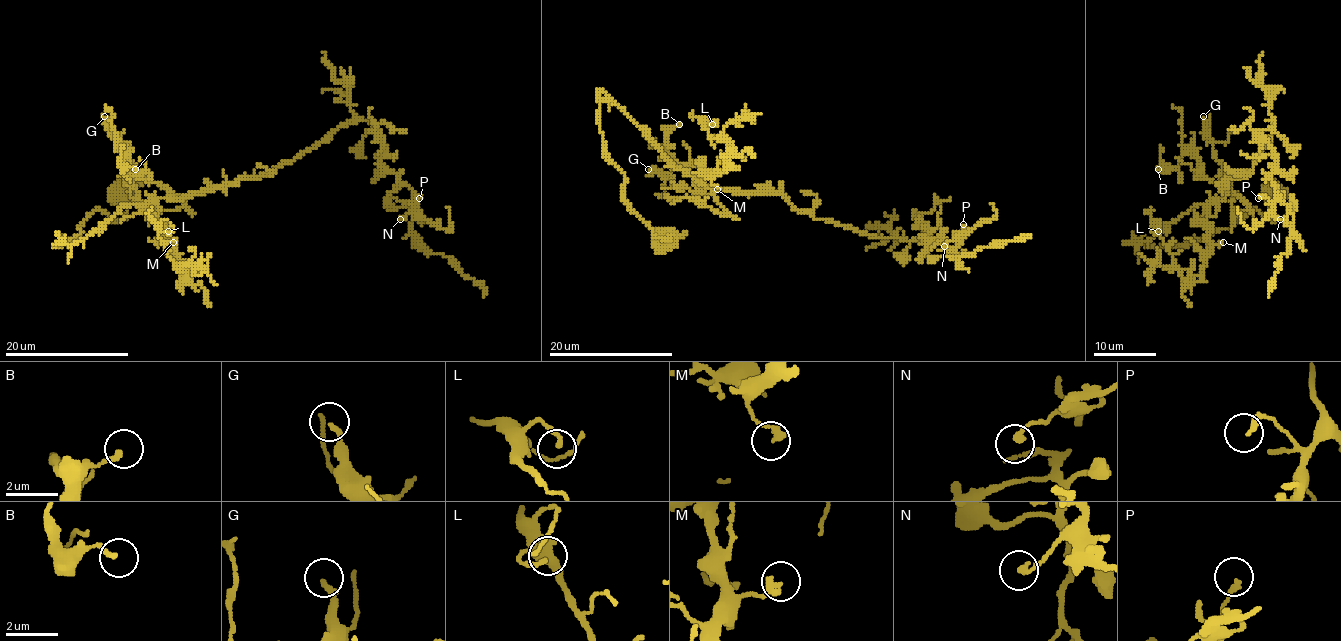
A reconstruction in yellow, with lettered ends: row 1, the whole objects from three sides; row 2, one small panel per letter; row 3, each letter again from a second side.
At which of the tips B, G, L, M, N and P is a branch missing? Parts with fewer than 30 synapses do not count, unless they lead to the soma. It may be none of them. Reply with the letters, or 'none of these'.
none of these

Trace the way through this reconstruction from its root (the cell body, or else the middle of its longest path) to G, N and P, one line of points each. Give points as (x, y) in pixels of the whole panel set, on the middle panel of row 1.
G: (664, 240), (670, 235), (656, 237), (624, 197), (624, 173), (599, 125), (600, 90), (712, 193), (648, 169)
N: (664, 240), (624, 197), (600, 90), (706, 186), (779, 192), (875, 237), (958, 238), (944, 246)
P: (664, 240), (624, 197), (600, 90), (706, 186), (779, 192), (875, 237), (957, 243), (963, 224)

